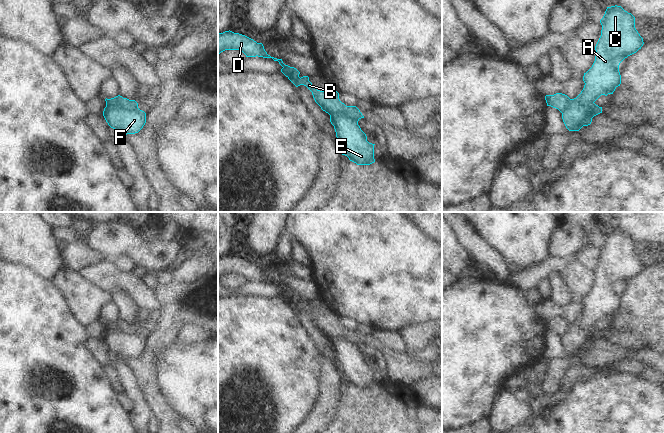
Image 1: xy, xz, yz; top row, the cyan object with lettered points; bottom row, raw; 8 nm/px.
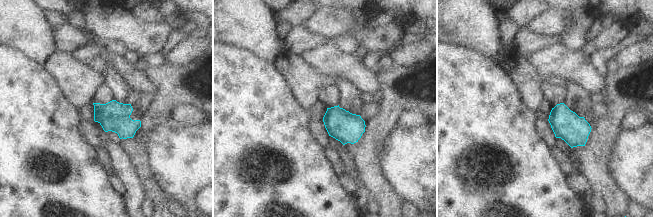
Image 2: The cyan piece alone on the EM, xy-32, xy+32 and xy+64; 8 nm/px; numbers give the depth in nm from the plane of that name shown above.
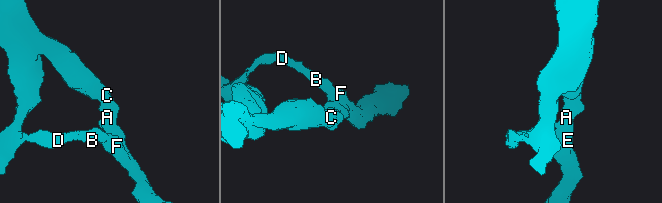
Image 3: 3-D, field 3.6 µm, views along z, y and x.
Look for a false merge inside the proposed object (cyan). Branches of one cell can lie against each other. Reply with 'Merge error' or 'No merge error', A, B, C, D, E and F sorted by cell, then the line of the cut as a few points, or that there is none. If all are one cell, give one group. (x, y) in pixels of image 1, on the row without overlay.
Merge error. Groups: A C E F / B D. Split along xy (137, 331), (124, 333), (108, 330), (104, 334).

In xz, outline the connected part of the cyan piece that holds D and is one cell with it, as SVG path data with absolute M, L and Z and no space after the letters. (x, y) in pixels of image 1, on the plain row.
M225 255L218 258L218 279L225 274L239 274L242 275L246 281L263 281L272 282L278 285L283 291L281 296L296 310L306 310L313 319L315 326L321 331L323 335L329 339L340 337L350 341L361 341L362 337L356 330L346 330L339 323L339 317L329 312L328 314L317 314L309 305L308 300L299 301L300 296L288 289L285 289L282 283L271 281L267 278L262 267L257 267L253 263L232 255Z

